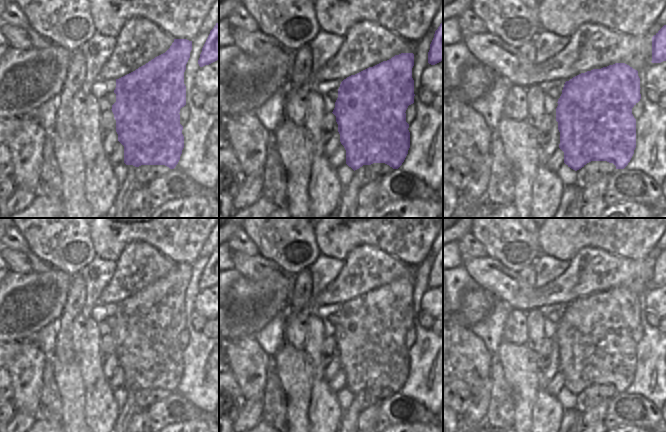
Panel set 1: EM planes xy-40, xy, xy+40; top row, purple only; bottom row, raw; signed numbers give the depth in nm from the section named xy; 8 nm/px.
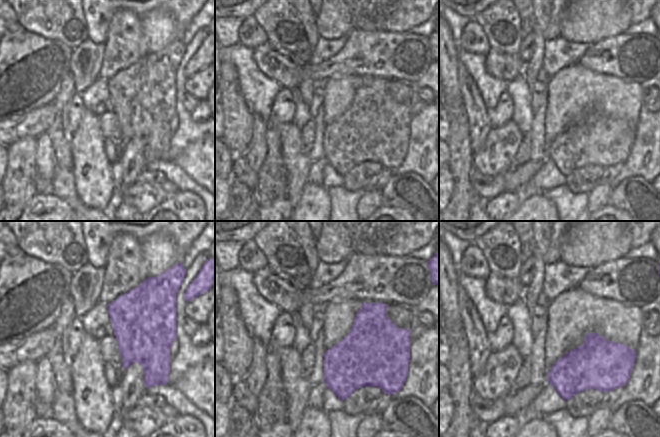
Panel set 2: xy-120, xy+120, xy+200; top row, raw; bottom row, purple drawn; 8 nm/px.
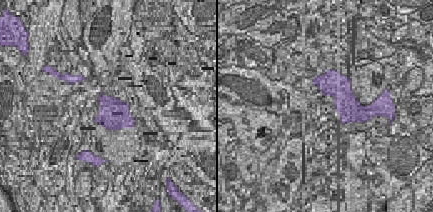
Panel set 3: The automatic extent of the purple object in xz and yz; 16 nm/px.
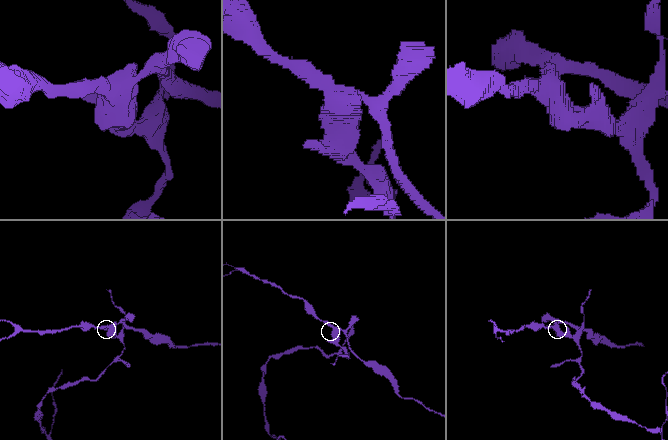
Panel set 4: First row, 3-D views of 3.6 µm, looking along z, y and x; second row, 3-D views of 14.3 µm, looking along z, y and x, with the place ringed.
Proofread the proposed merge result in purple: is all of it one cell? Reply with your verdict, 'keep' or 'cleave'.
cleave

